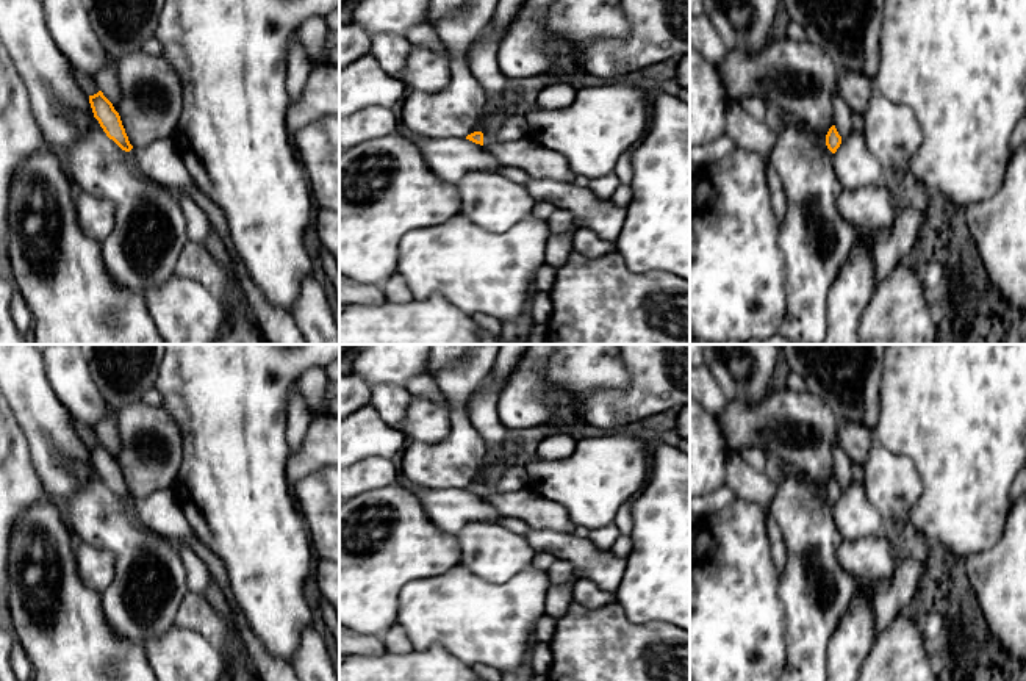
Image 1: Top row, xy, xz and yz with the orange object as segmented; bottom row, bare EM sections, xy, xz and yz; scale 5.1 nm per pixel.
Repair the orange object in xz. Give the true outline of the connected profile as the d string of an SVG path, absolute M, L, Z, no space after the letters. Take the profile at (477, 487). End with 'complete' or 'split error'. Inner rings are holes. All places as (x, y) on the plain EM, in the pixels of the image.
M508 467L496 484L483 485L482 482L474 482L466 487L466 490L480 496L524 488L529 488L529 474L526 467Z; split error

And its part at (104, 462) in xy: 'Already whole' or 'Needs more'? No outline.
Needs more

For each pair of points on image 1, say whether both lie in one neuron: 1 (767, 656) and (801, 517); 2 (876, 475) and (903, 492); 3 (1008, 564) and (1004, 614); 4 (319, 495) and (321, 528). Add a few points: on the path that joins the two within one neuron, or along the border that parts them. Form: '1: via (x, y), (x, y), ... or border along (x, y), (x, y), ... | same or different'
1: border along (779, 575), (784, 636) | different
2: via (882, 475), (896, 487) | same
3: via (1008, 576), (1008, 601) | same
4: via (321, 503), (321, 520) | same

